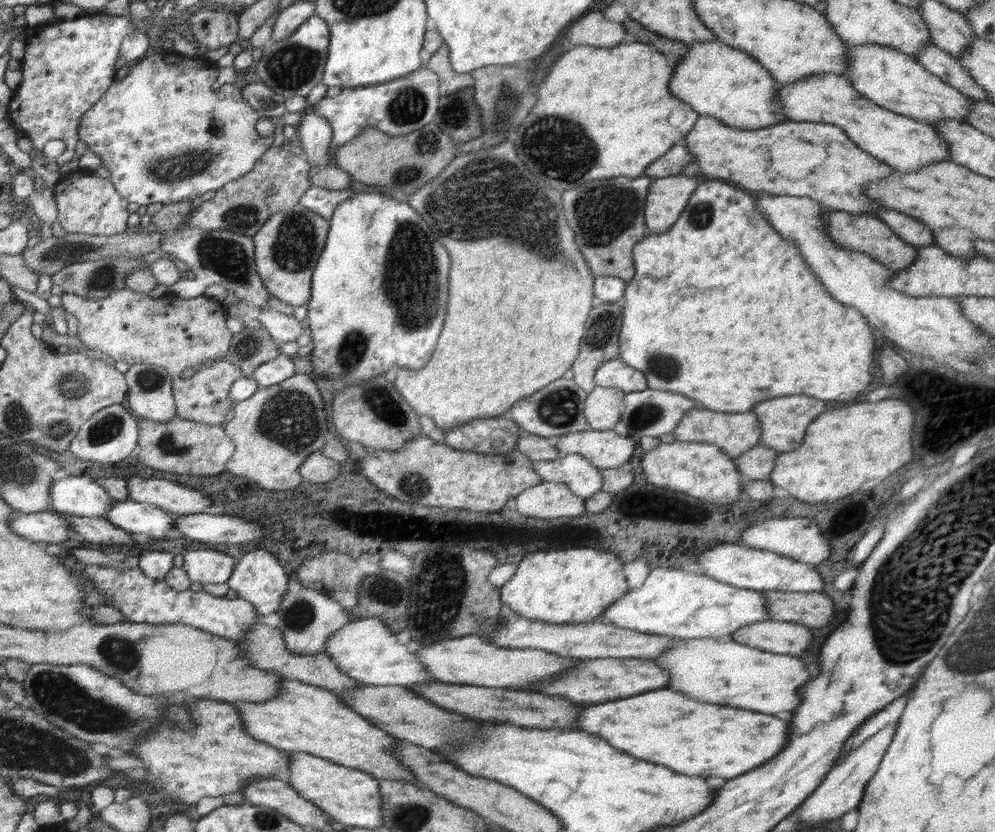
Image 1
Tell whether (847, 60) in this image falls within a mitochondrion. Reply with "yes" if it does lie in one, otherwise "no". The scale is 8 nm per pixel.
no

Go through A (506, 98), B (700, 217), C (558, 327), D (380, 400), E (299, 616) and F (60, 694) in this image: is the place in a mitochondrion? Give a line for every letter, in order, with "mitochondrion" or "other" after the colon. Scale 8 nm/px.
A: mitochondrion
B: mitochondrion
C: other
D: mitochondrion
E: mitochondrion
F: mitochondrion

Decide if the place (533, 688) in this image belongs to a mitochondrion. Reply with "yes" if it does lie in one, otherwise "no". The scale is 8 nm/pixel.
no

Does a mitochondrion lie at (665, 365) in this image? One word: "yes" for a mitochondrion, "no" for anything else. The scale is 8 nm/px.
yes

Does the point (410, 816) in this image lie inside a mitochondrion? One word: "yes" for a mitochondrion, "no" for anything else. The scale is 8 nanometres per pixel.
yes

